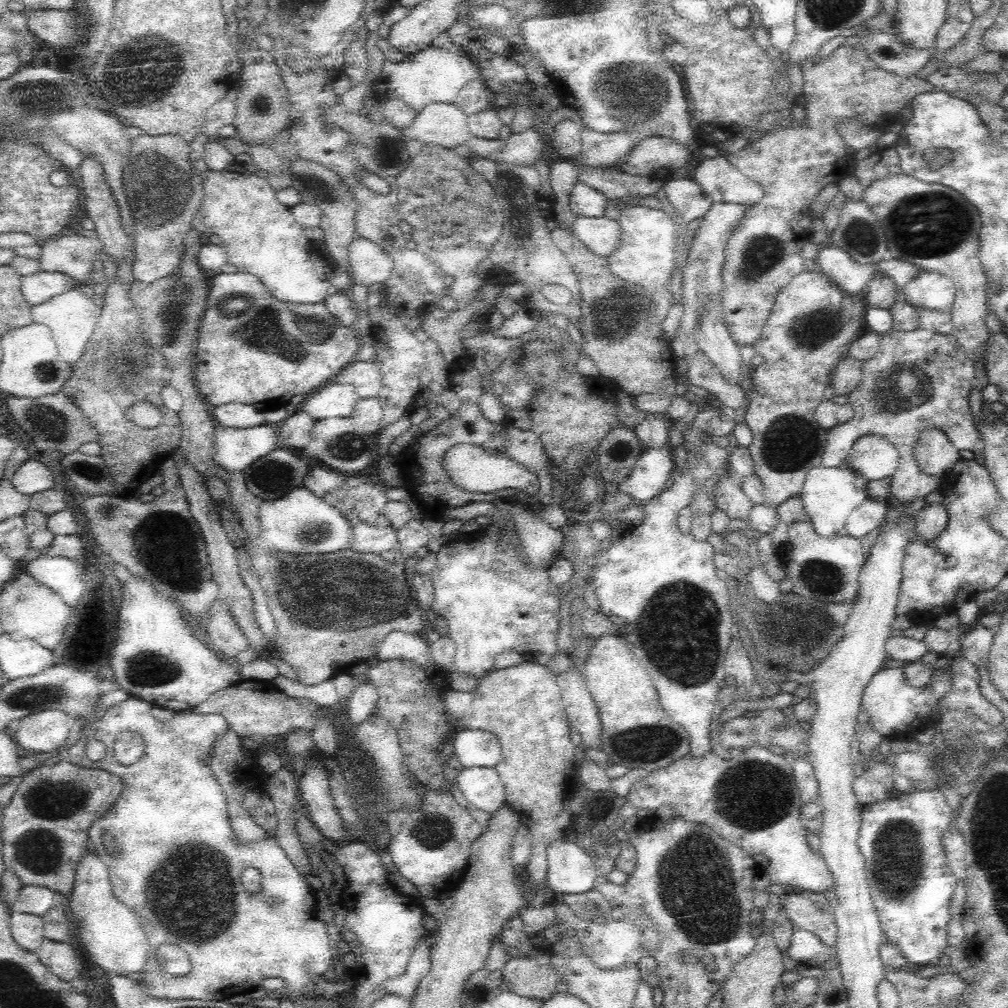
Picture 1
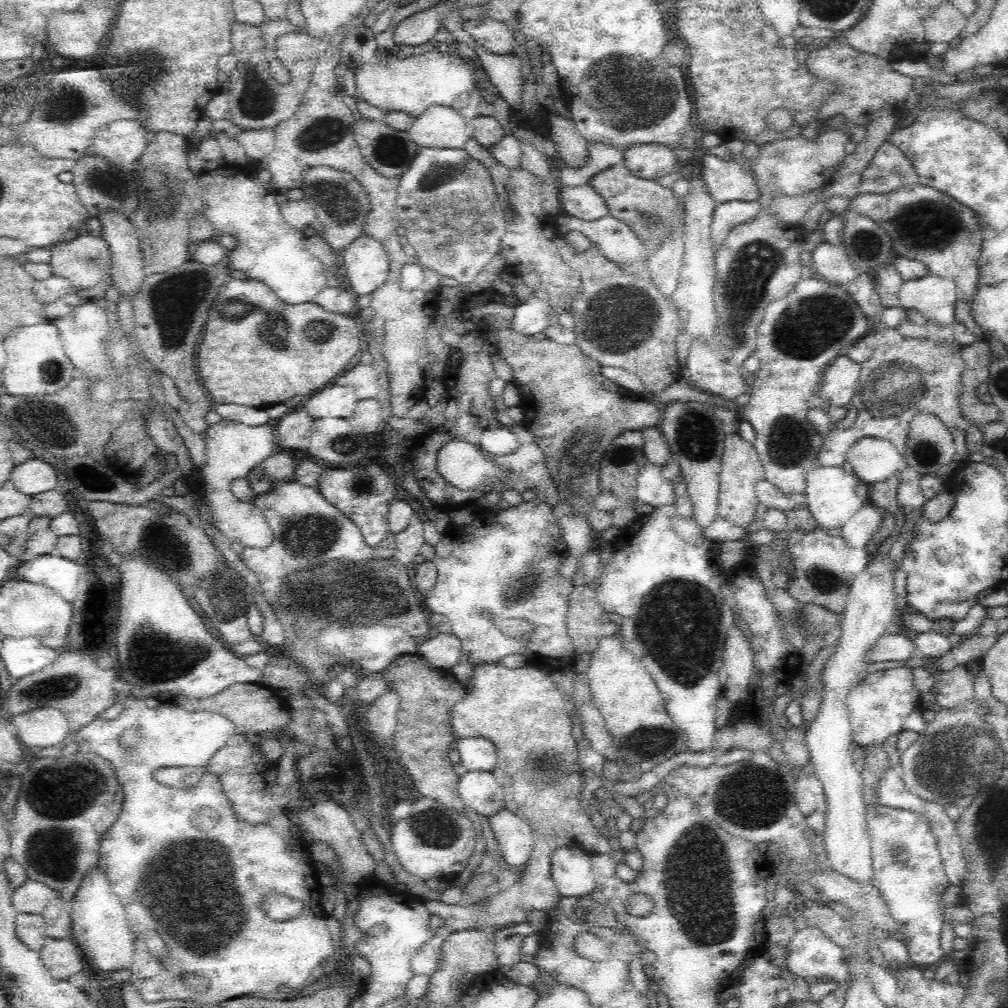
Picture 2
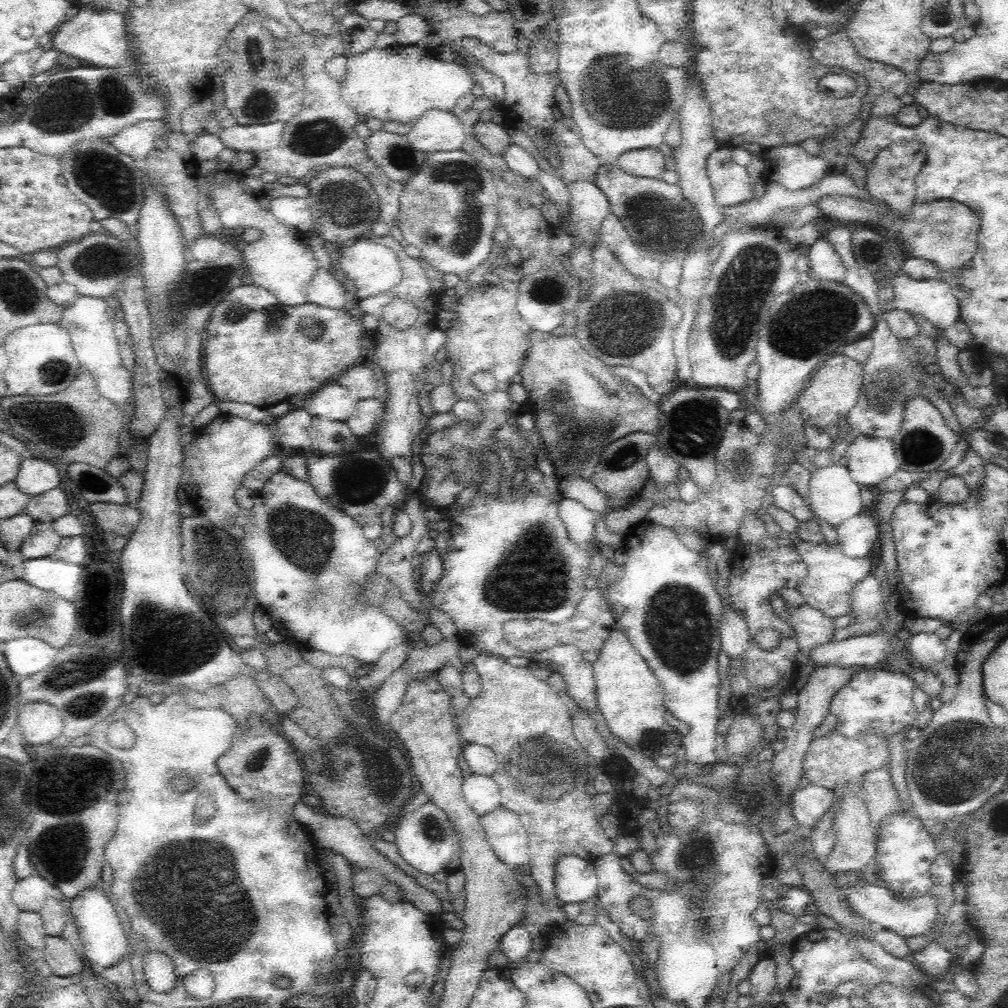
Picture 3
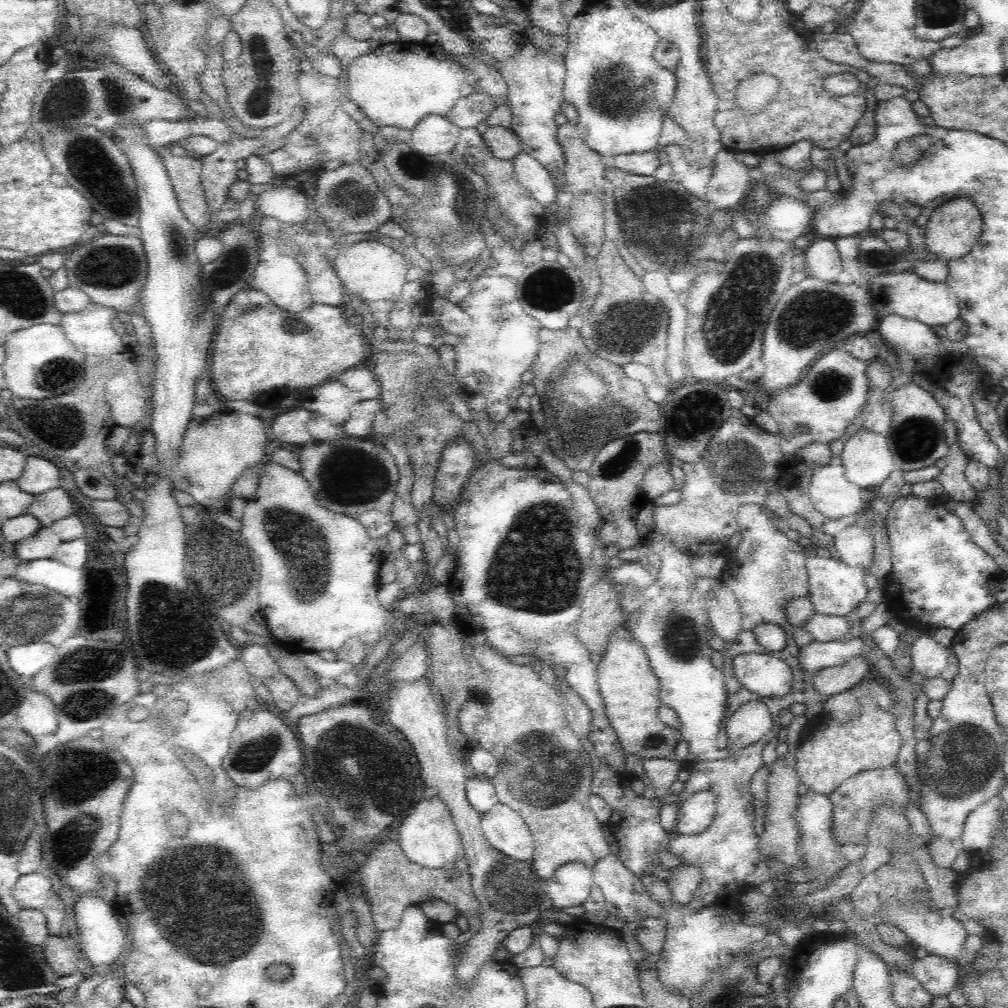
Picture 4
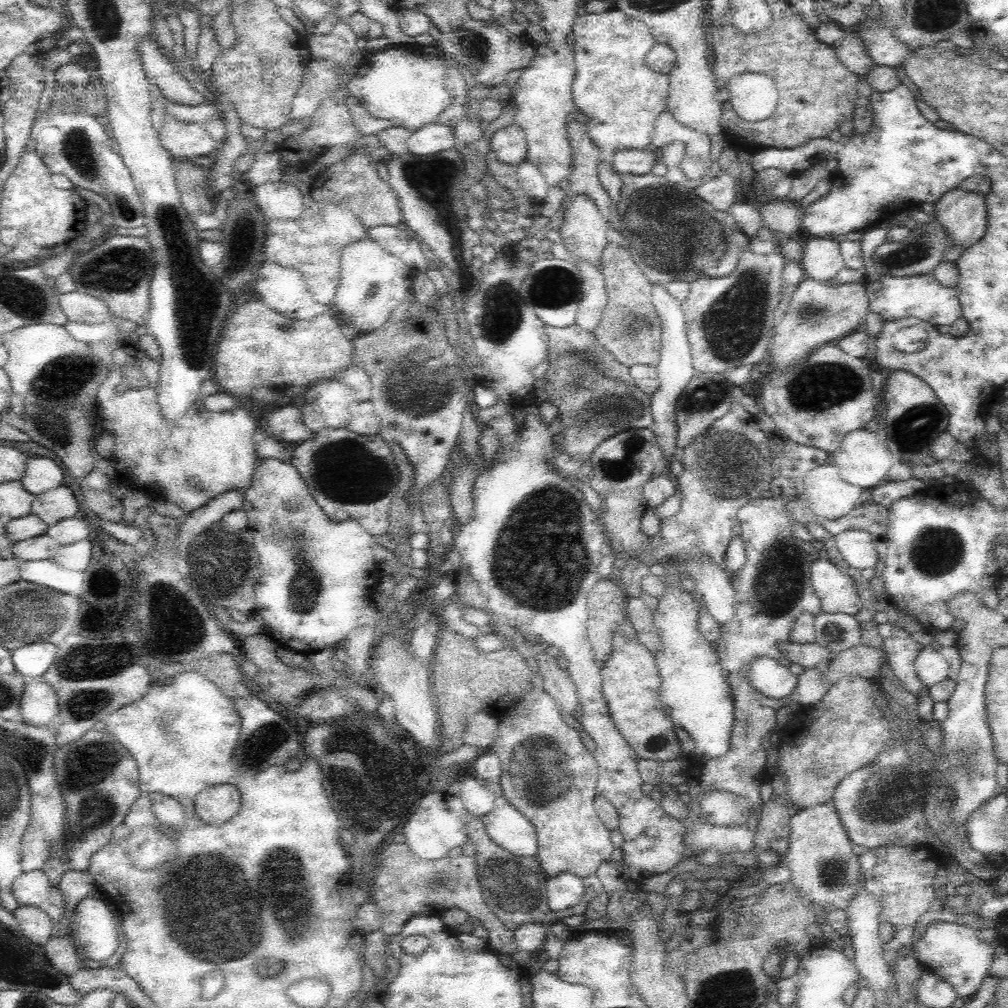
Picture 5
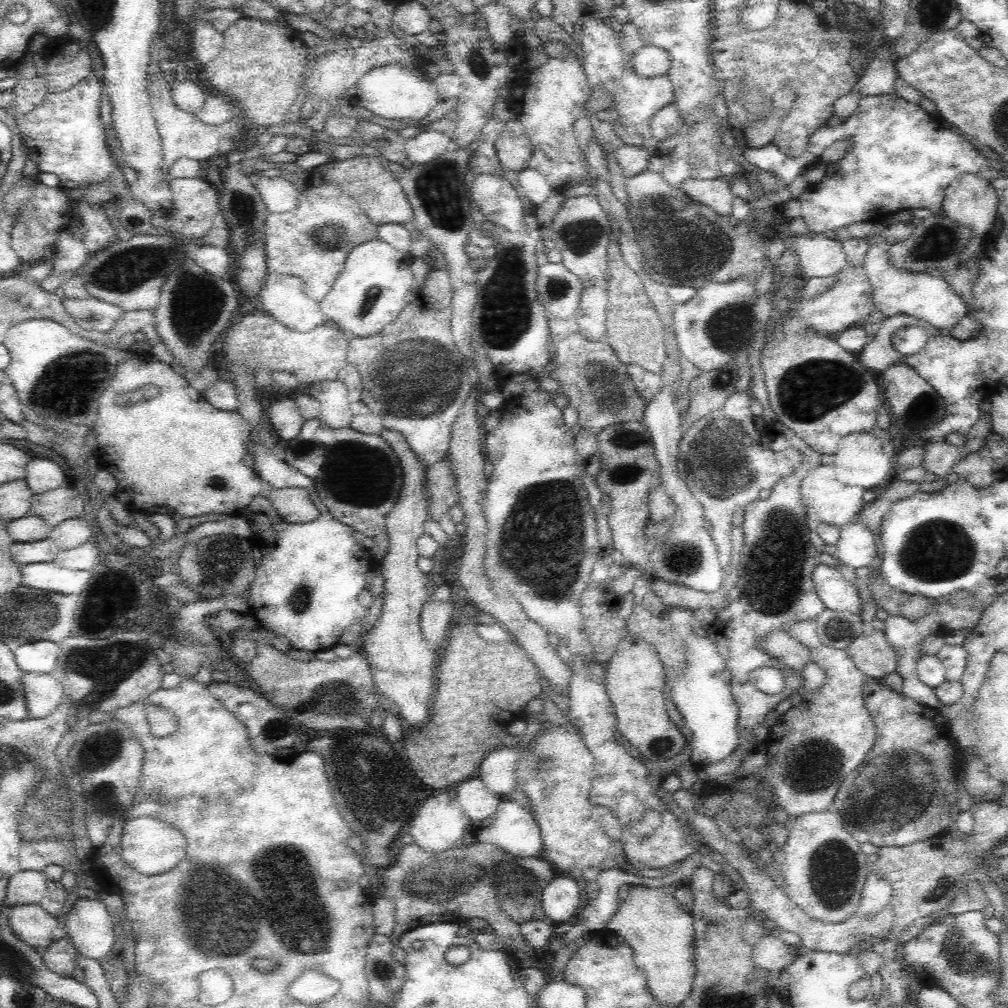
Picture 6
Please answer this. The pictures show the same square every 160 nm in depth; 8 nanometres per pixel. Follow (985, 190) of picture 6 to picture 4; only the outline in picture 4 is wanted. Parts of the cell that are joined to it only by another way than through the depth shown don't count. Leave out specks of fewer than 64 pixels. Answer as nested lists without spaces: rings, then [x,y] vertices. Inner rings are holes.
[[[954,197],[949,202],[946,201],[934,208],[927,224],[923,226],[924,248],[926,252],[932,252],[936,258],[942,258],[946,262],[962,258],[976,244],[978,236],[982,234],[982,225],[982,216],[974,202],[970,198]]]

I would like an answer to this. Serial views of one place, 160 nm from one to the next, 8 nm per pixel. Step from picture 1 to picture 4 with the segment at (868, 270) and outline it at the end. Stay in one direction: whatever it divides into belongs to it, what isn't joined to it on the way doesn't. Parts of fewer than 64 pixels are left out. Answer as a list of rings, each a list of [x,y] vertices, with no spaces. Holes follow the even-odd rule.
[[[833,239],[816,240],[804,254],[804,271],[809,278],[823,282],[837,282],[838,276],[843,272],[843,264]]]

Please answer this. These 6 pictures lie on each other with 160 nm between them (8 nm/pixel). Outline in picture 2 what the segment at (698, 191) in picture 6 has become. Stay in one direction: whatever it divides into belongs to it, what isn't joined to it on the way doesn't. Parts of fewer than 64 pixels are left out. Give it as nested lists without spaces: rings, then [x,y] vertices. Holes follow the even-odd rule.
[[[706,154],[702,162],[702,175],[708,193],[718,203],[731,201],[753,202],[759,200],[759,189],[751,174],[732,159]]]

